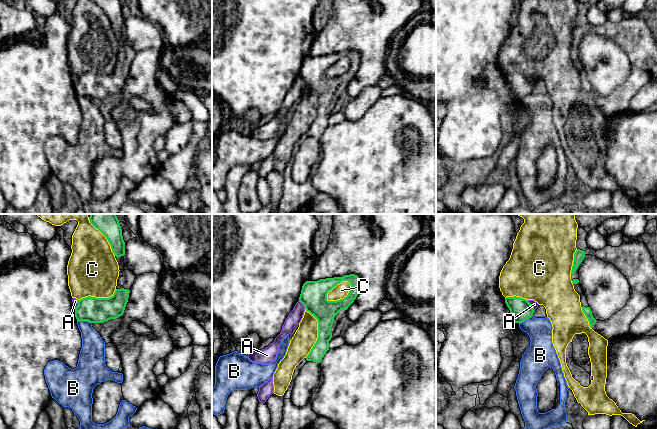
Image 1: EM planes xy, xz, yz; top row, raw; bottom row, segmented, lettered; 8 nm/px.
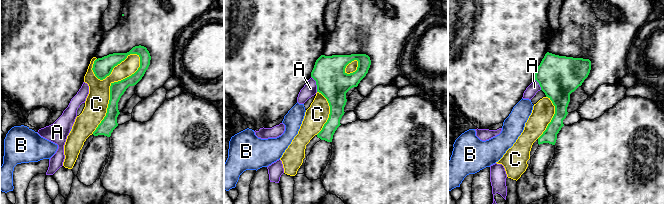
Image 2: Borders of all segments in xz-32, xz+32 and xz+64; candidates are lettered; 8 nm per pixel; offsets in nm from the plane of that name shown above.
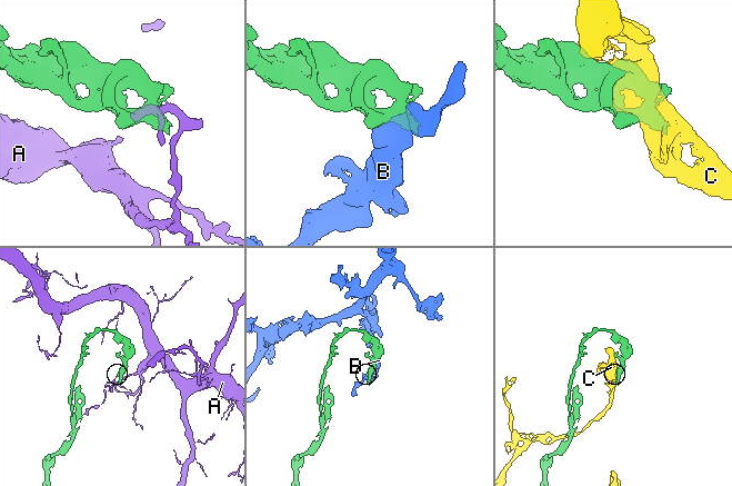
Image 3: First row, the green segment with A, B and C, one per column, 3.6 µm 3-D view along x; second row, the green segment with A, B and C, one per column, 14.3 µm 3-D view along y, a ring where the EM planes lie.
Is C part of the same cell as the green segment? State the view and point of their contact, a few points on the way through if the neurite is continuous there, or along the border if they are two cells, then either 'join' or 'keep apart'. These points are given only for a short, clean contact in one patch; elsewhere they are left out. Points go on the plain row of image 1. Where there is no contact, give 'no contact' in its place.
meets green in xz at (335, 62); keep apart

